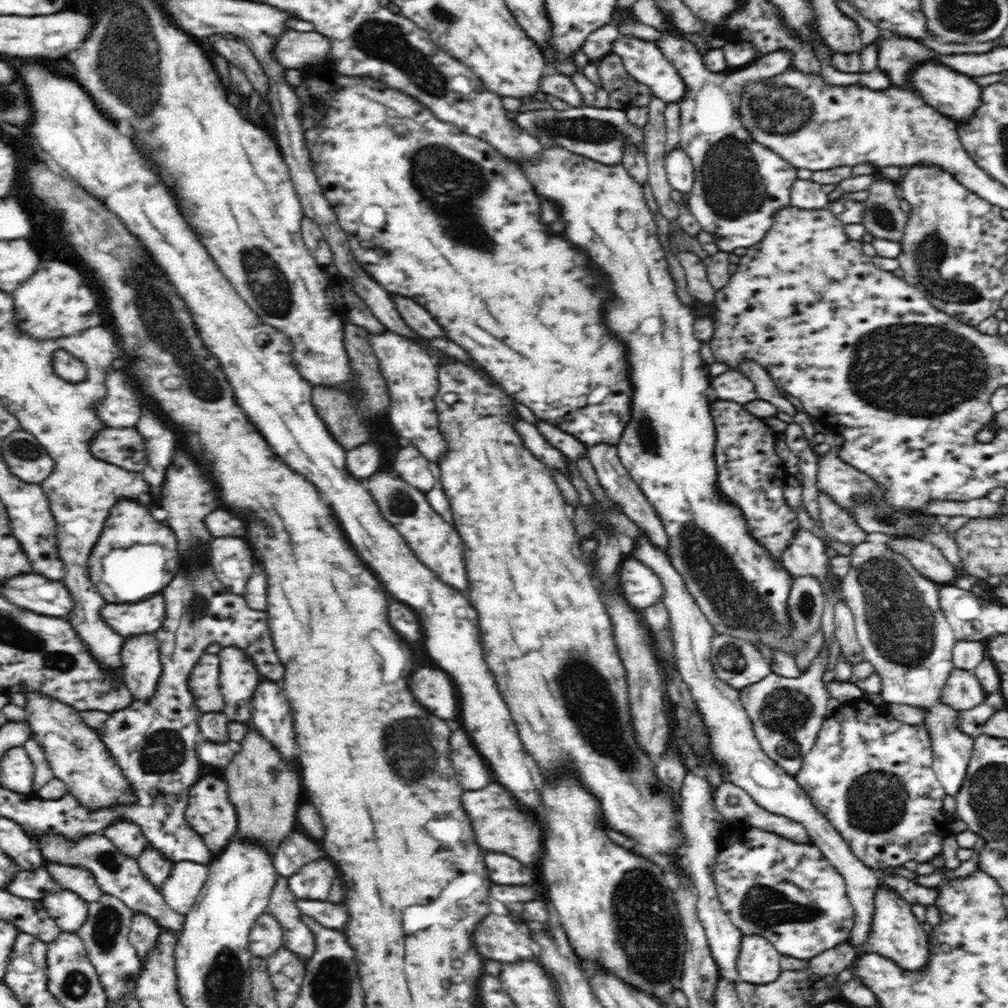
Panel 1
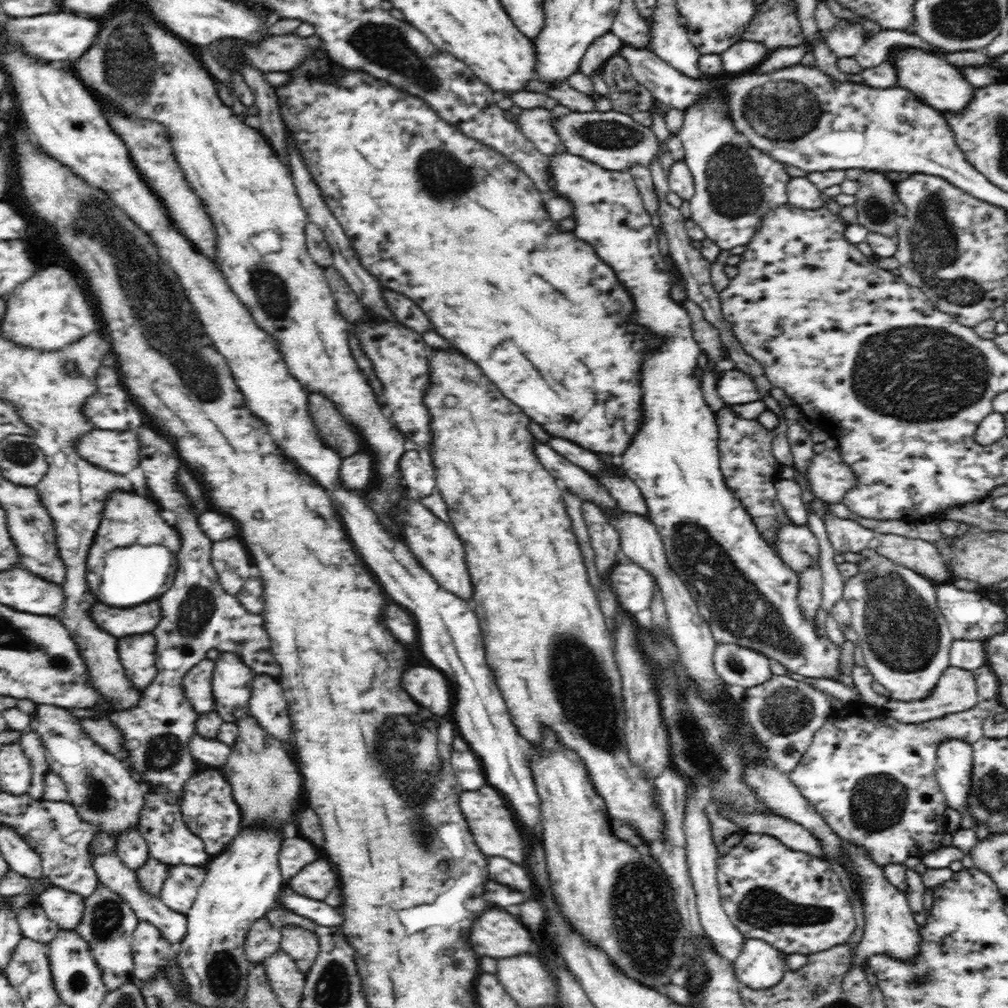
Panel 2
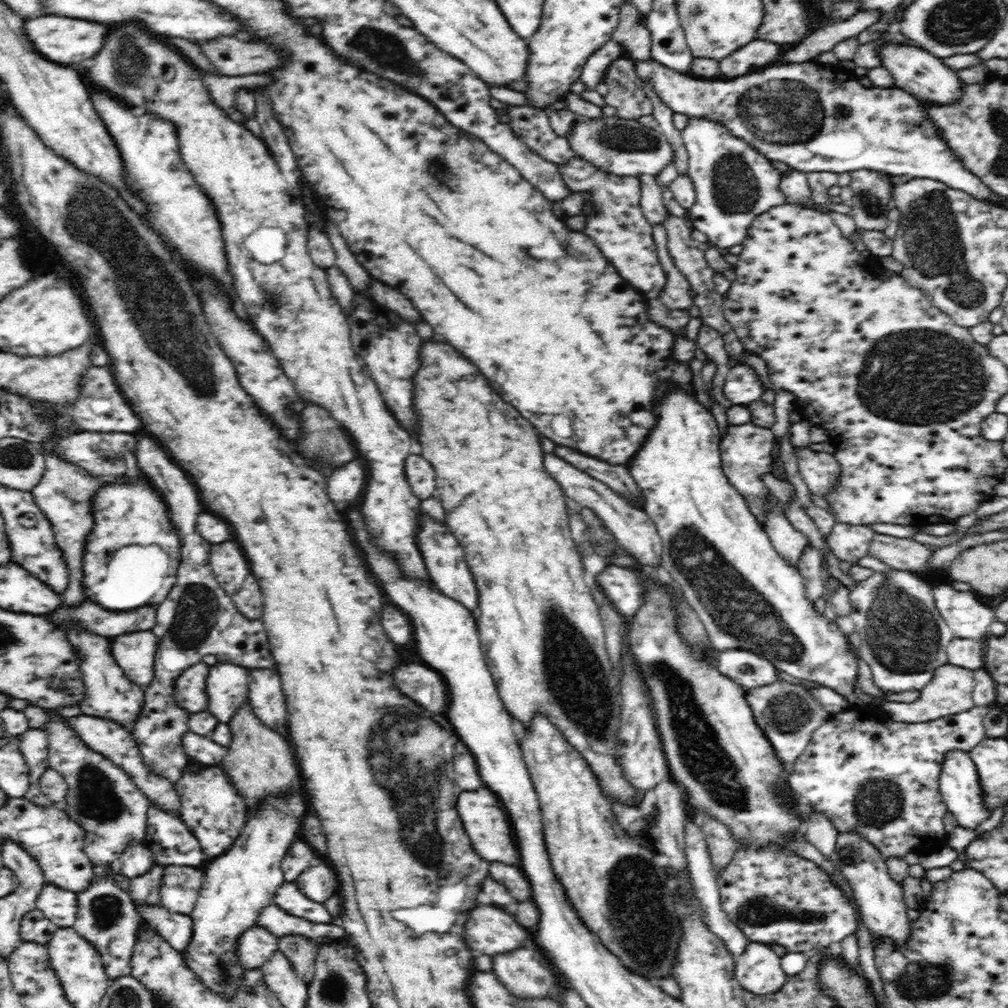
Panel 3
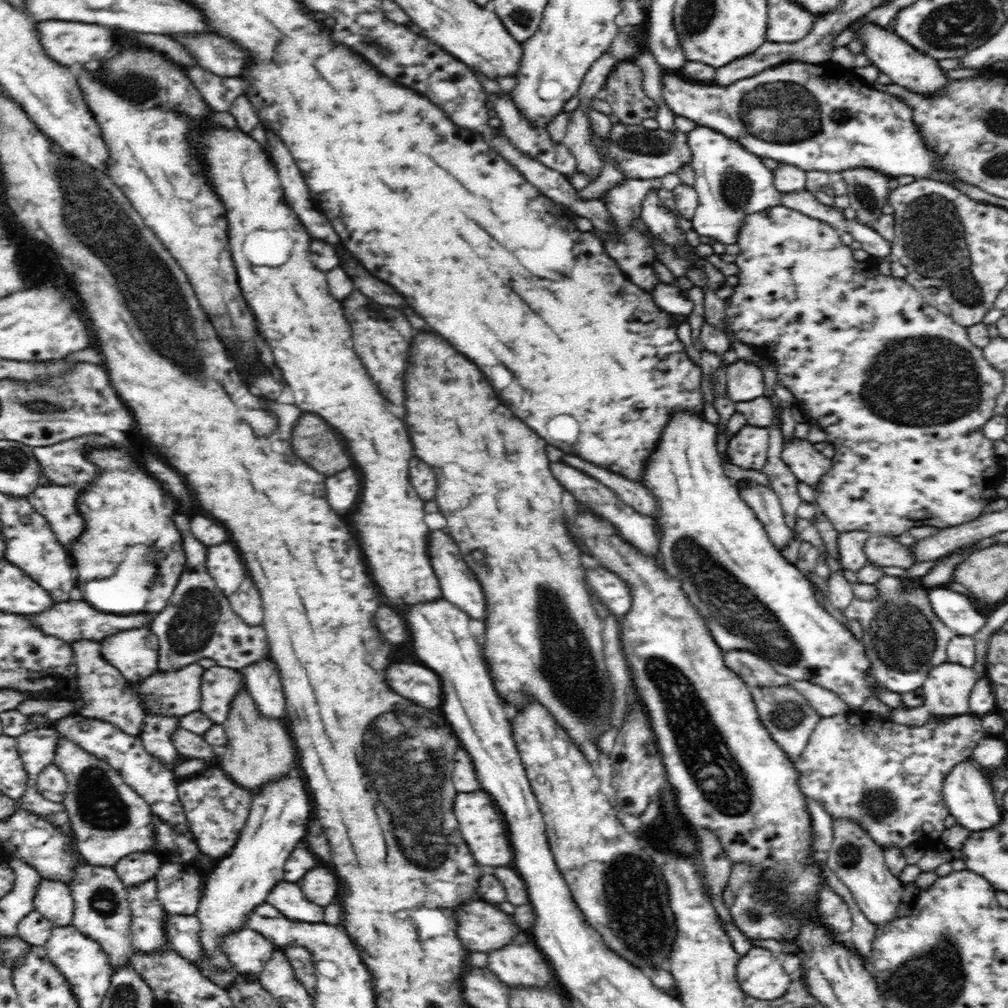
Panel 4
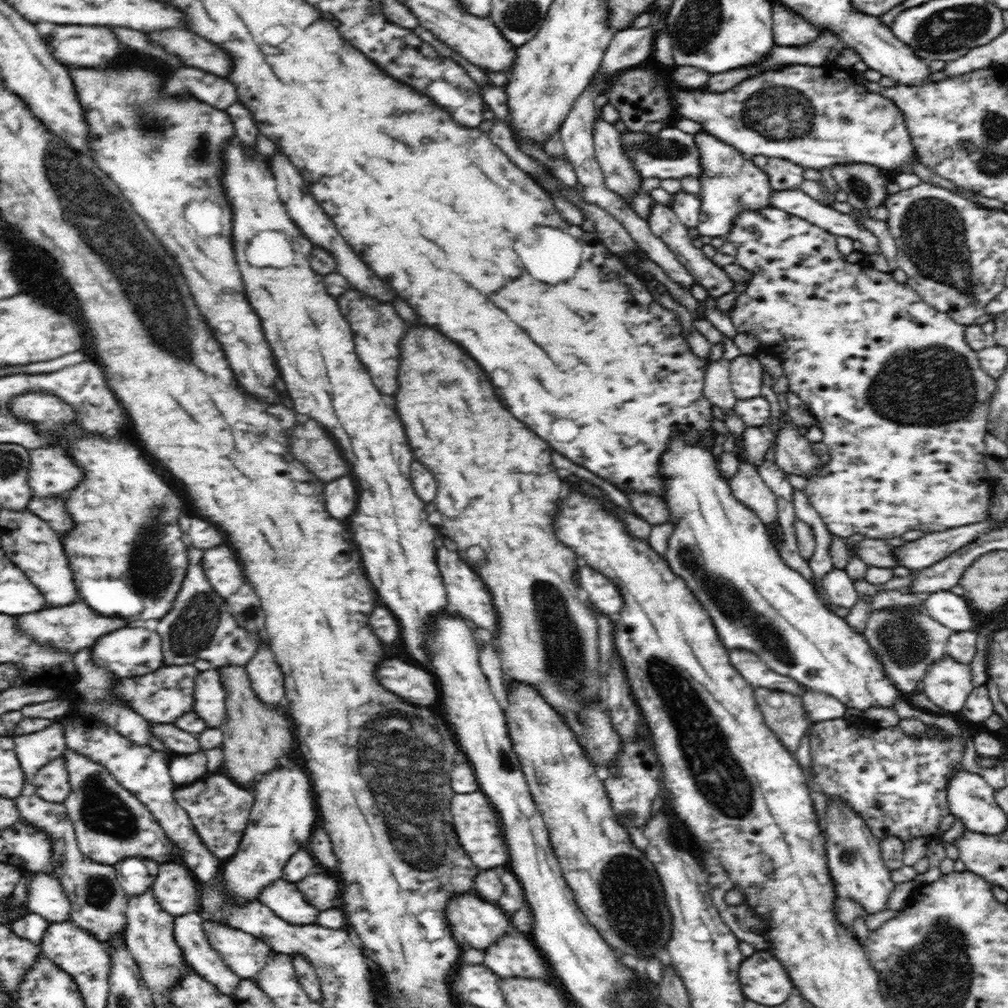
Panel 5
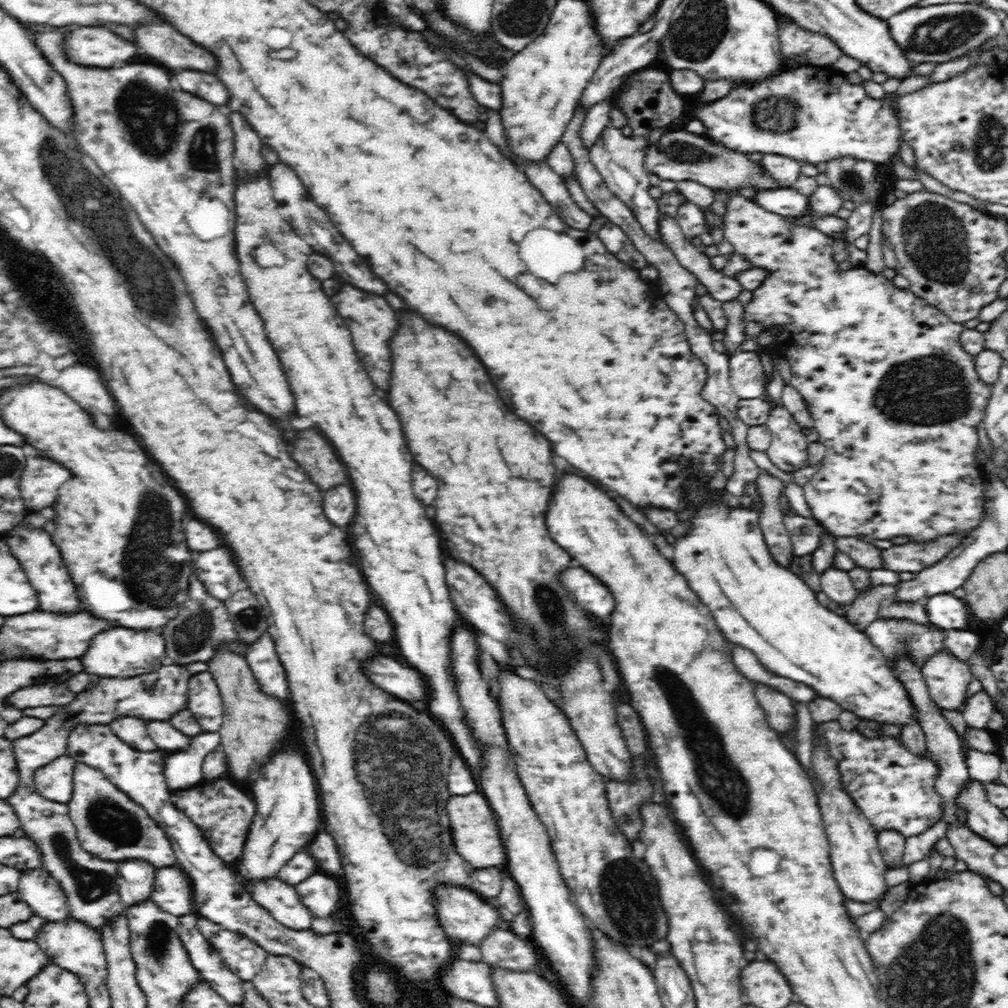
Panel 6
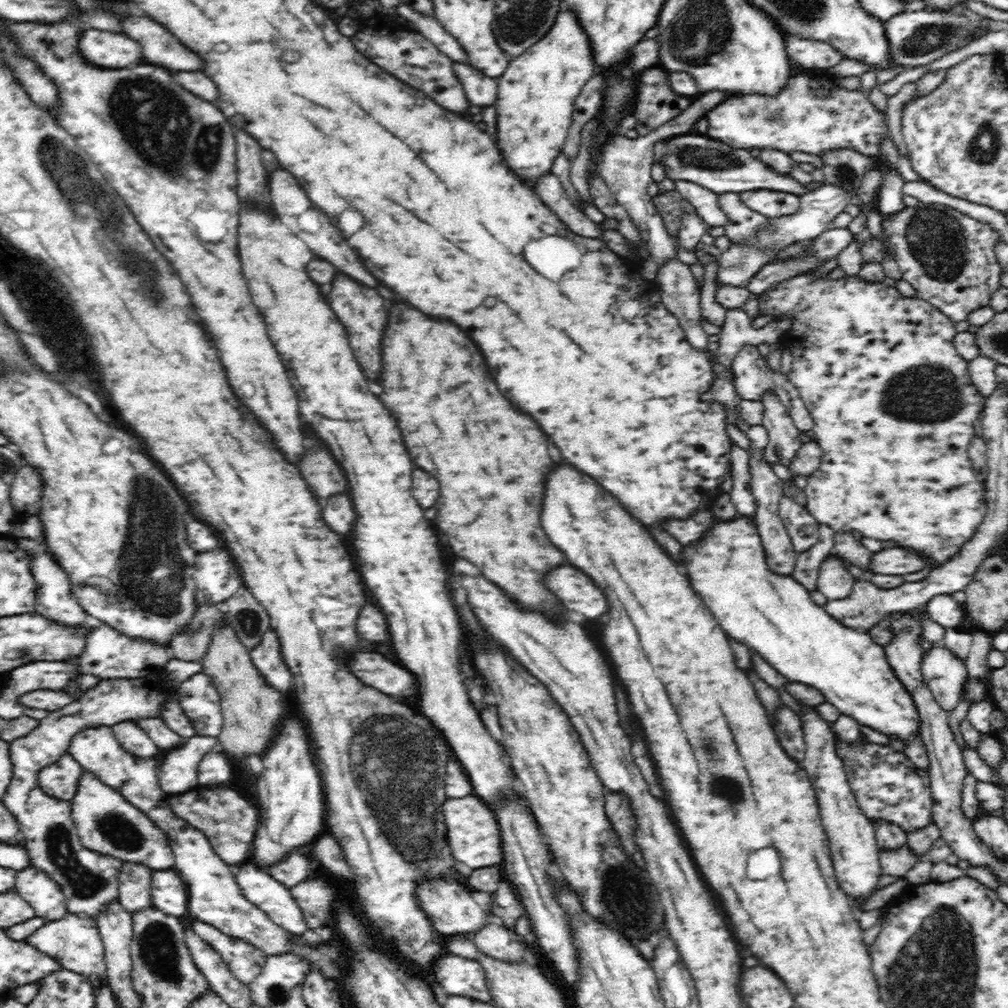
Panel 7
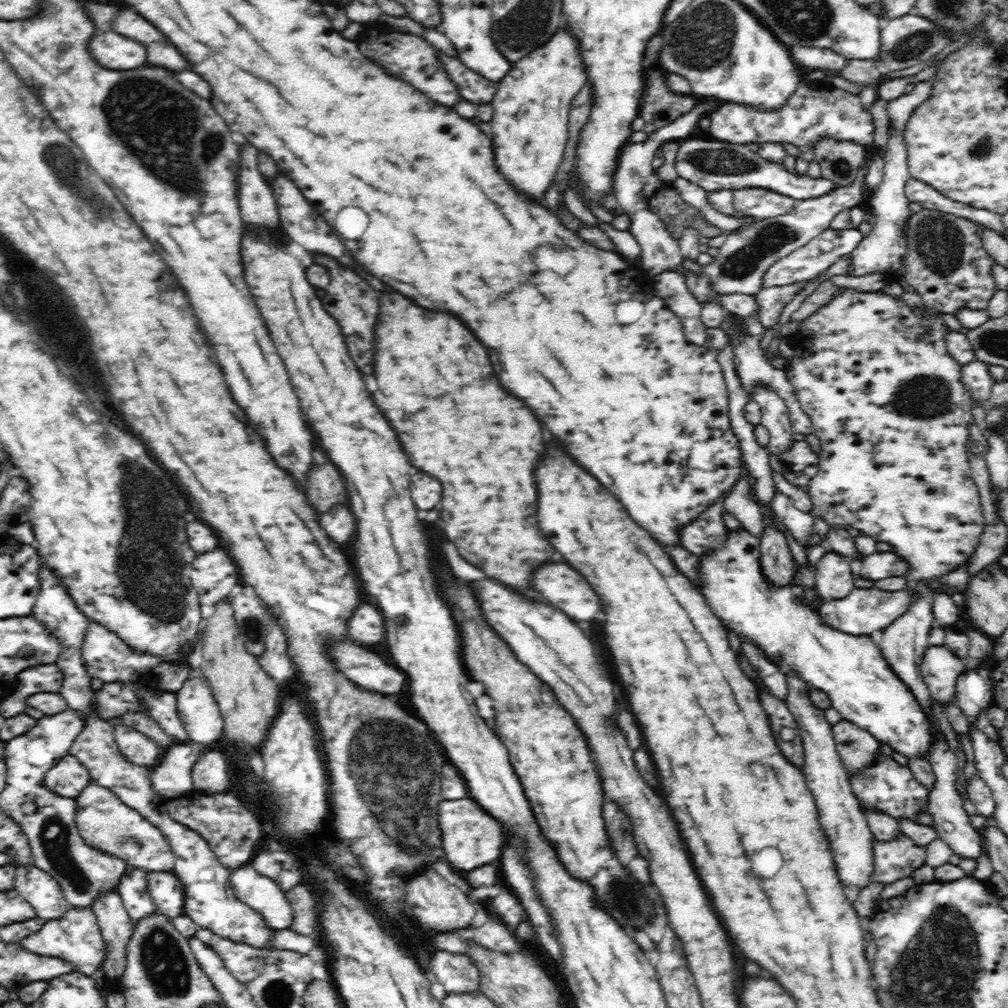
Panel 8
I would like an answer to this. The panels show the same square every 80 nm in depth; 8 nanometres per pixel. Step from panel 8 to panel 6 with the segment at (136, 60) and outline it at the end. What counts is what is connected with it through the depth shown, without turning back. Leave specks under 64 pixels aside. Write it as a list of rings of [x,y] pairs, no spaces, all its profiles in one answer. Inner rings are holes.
[[[100,26],[70,30],[64,46],[70,61],[98,68],[120,68],[138,56],[136,44]]]

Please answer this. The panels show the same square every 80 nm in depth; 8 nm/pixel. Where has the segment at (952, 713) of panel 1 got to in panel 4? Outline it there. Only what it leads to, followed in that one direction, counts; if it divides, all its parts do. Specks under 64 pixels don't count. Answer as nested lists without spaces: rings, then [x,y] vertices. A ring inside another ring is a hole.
[[[885,575],[876,582],[875,586],[879,592],[879,597],[875,601],[854,598],[842,613],[862,623],[861,641],[864,643],[864,653],[871,662],[875,680],[887,691],[900,695],[913,692],[924,685],[934,666],[947,662],[947,646],[955,635],[954,631],[936,616],[929,603],[928,589],[921,586],[918,580],[902,580],[901,577]],[[969,759],[958,762],[950,774],[946,774],[942,786],[943,800],[949,814],[952,815],[958,825],[965,826],[968,830],[990,830],[1003,820],[1003,813],[996,804],[993,787],[984,772],[976,765],[972,765]]]

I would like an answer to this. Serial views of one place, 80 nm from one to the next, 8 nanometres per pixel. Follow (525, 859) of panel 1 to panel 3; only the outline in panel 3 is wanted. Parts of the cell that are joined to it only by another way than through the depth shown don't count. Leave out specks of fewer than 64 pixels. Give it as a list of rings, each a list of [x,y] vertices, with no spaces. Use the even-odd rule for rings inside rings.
[[[480,788],[476,792],[462,792],[456,802],[456,810],[464,824],[468,838],[472,840],[474,850],[480,858],[488,862],[504,862],[504,864],[518,864],[518,846],[514,842],[514,834],[504,812],[504,806],[498,802],[498,797],[489,788]]]

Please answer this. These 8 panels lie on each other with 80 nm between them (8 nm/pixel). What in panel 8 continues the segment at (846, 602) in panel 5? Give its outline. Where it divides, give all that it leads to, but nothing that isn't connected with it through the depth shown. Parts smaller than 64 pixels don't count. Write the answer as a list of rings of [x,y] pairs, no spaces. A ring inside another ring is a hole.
[[[826,550],[815,570],[815,591],[824,600],[844,598],[854,587],[856,564],[848,557]]]

